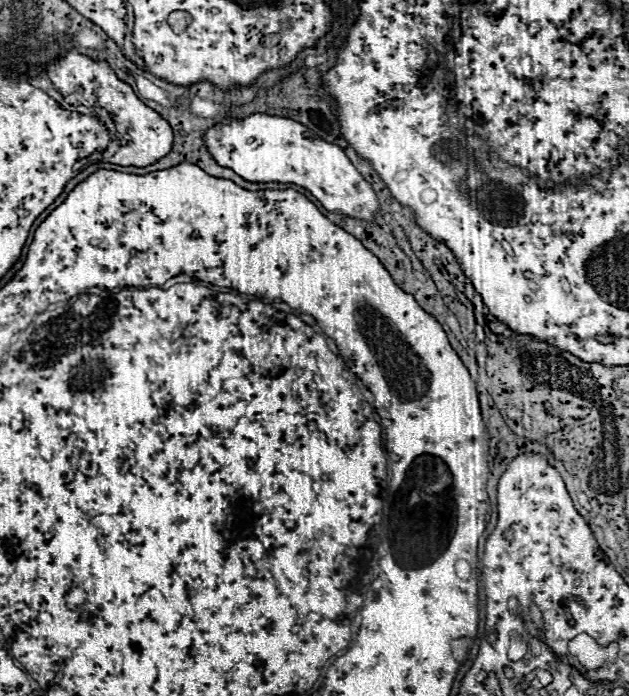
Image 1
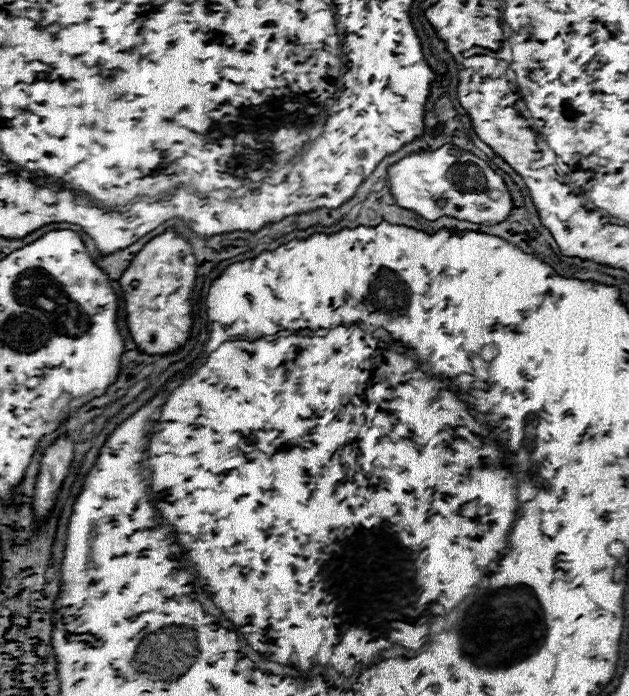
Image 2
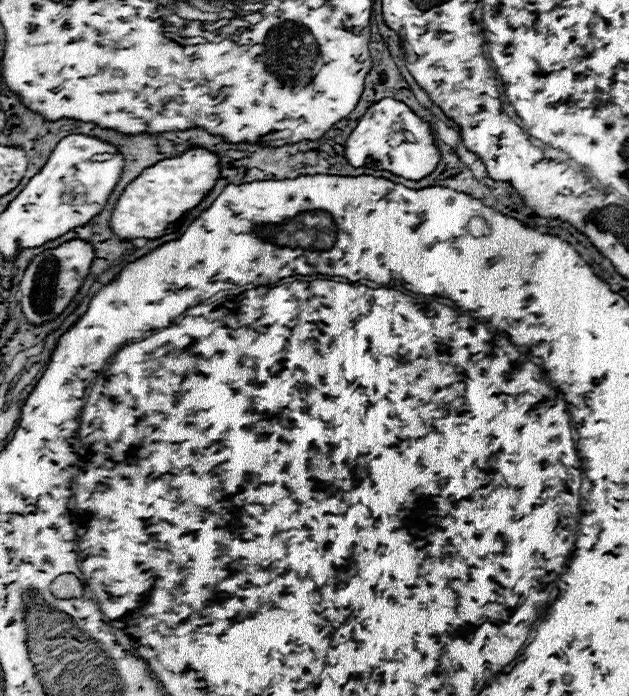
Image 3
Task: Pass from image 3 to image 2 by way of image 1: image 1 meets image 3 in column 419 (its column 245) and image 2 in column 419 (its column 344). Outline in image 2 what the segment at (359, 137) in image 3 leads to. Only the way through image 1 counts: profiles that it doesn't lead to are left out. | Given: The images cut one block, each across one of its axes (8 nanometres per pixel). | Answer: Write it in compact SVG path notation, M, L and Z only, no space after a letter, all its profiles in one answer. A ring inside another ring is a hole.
M442 146L434 152L422 150L420 154L406 156L398 164L390 166L388 176L394 200L398 200L402 208L410 208L426 220L448 216L474 224L500 224L514 208L504 180L478 156L452 146ZM490 190L496 190L500 196L496 200L490 198Z

